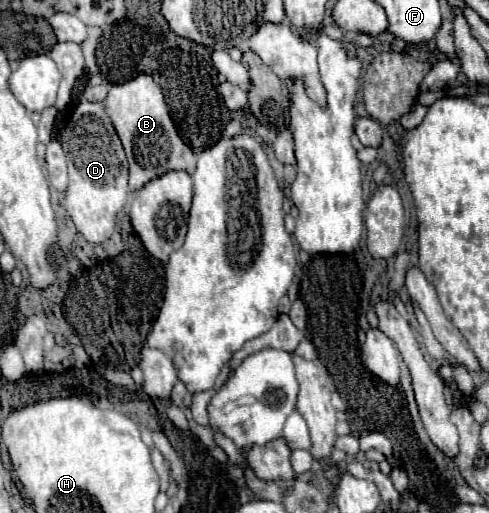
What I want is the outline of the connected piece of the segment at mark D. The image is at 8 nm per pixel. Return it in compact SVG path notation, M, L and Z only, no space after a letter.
M81 100L61 134L61 146L69 160L65 210L75 228L93 244L101 244L113 234L117 214L123 210L129 196L125 152L109 116L103 114L105 106L101 102Z

